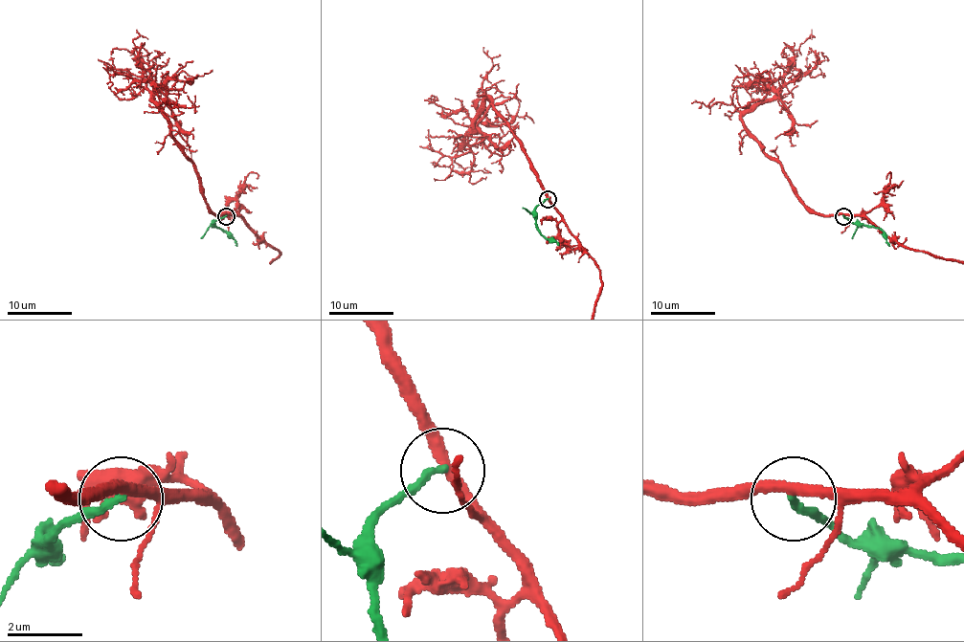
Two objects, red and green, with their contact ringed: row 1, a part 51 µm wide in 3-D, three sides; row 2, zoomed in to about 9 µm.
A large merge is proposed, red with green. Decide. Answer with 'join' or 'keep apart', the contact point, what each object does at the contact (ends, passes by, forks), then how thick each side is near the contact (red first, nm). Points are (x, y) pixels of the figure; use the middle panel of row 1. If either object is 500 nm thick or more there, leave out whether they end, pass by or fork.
keep apart; at (548, 199); red passes by; green ends there; 300 nm thick on the red side, 200 nm on the other

